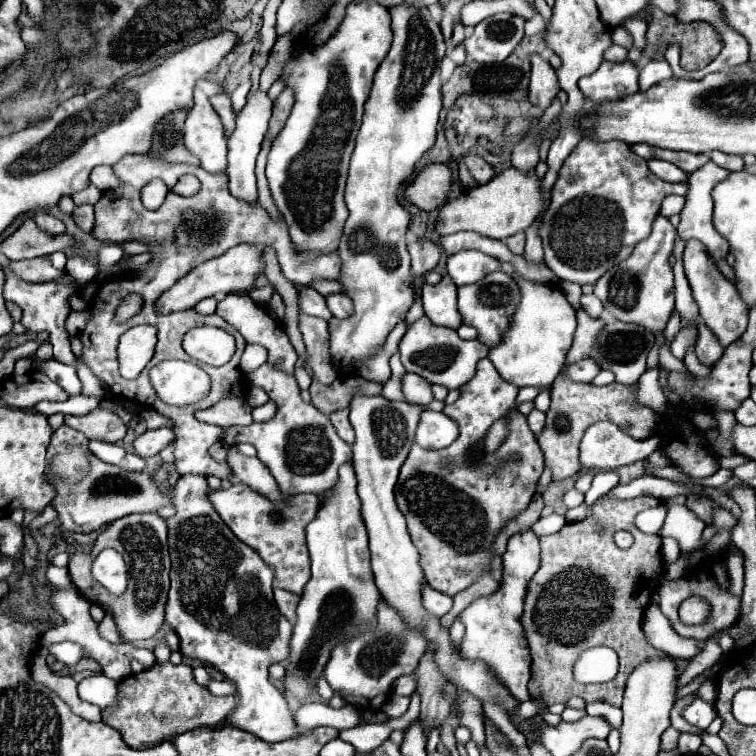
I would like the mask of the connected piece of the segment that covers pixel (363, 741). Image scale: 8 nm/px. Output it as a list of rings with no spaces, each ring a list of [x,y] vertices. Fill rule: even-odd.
[[[416,693],[410,695],[412,703],[410,709],[398,717],[398,719],[388,719],[384,723],[370,723],[370,725],[358,725],[352,729],[344,729],[340,731],[340,739],[348,741],[356,747],[358,753],[372,753],[376,747],[380,747],[392,731],[404,731],[404,727],[408,727],[410,723],[414,723],[418,719],[418,711],[420,711],[420,697]]]

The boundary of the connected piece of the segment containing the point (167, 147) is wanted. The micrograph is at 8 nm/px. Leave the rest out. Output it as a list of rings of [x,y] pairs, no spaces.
[[[176,111],[166,115],[158,125],[156,125],[156,135],[154,143],[150,149],[152,157],[172,161],[172,163],[190,163],[190,165],[200,165],[198,159],[184,147],[182,141],[182,127],[184,127],[186,111]]]

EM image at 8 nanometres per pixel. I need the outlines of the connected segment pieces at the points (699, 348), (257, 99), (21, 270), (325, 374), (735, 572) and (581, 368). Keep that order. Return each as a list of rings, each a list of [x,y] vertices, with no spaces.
[[[700,325],[698,333],[700,335],[698,335],[698,343],[694,347],[694,353],[696,353],[696,357],[698,357],[700,363],[714,365],[722,357],[724,349],[722,349],[722,345],[718,343],[718,339],[710,333],[710,329],[706,325]]]
[[[252,91],[248,95],[246,105],[236,117],[236,129],[228,139],[228,177],[230,177],[230,191],[234,197],[246,201],[246,203],[256,203],[258,191],[256,191],[256,177],[254,177],[254,165],[256,157],[260,153],[260,145],[264,139],[264,133],[268,129],[268,119],[272,115],[272,99],[268,97],[266,91]]]
[[[34,257],[34,259],[24,259],[24,261],[12,261],[6,265],[6,269],[10,269],[16,277],[30,281],[30,283],[46,283],[52,281],[60,275],[60,271],[56,271],[46,257]]]
[[[300,313],[300,331],[304,335],[310,369],[321,383],[332,384],[338,378],[338,374],[330,362],[328,353],[328,323],[318,317]]]
[[[730,553],[726,567],[731,583],[730,591],[736,596],[741,596],[744,586],[743,559],[734,553]]]
[[[580,359],[572,365],[568,365],[564,375],[566,375],[566,379],[572,379],[576,383],[590,383],[598,375],[598,371],[600,371],[600,367],[596,367],[592,363],[592,359]]]

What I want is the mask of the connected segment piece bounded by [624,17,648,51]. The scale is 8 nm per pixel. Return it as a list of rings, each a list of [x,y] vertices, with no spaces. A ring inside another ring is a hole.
[[[630,17],[630,19],[626,19],[624,27],[634,37],[634,45],[638,47],[638,51],[644,51],[646,49],[646,31],[648,31],[648,25],[644,21],[636,21],[634,17]]]

